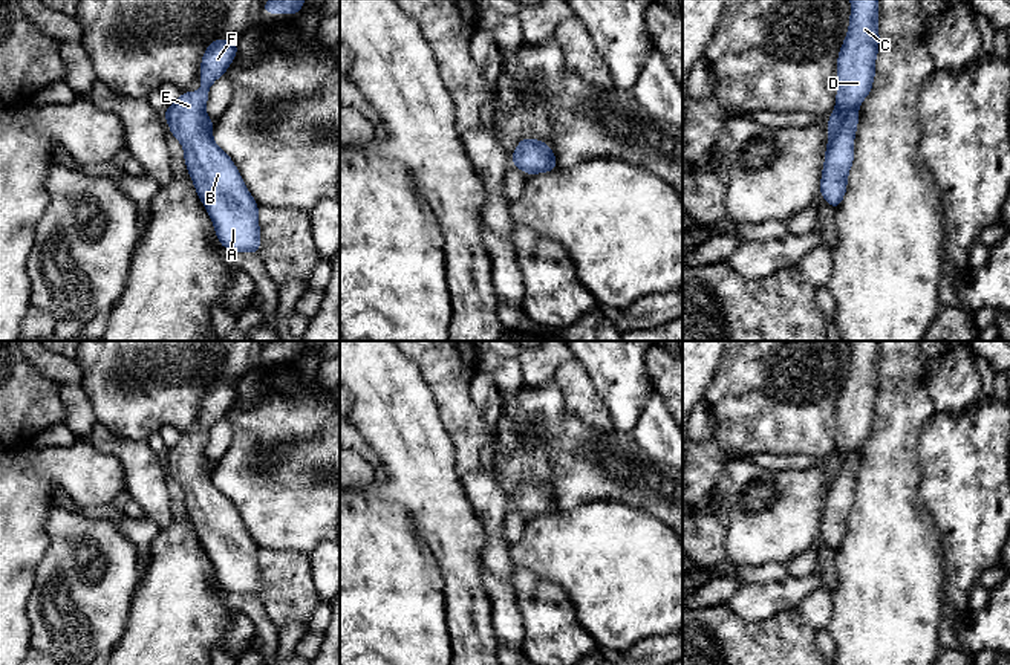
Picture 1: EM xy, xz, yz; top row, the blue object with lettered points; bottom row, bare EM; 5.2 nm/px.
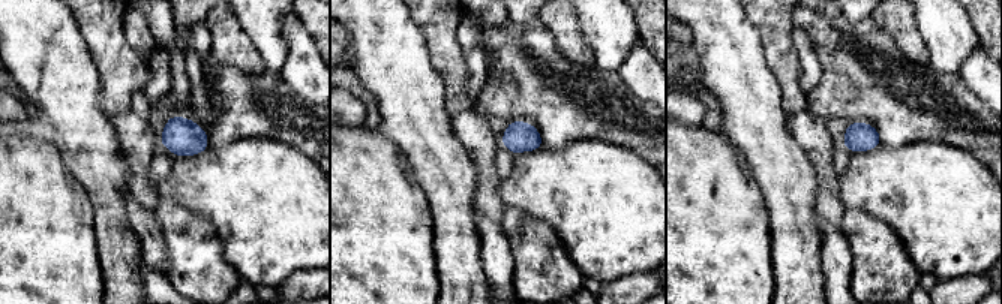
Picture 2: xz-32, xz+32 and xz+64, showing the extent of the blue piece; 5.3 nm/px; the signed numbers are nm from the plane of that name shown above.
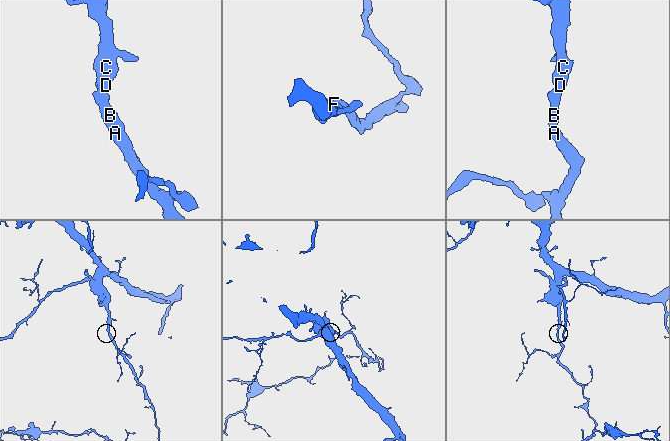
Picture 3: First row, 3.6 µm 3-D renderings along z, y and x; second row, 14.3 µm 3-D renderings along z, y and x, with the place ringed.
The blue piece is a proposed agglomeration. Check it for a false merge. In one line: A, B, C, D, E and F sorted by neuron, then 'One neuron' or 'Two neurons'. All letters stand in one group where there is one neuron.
Groups: A B C D E F. One neuron

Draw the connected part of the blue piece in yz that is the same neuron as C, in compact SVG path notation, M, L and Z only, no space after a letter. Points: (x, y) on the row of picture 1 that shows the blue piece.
M849 0L848 34L837 55L836 110L828 118L828 144L820 179L820 196L837 209L845 197L854 162L858 107L872 92L880 46L878 0Z

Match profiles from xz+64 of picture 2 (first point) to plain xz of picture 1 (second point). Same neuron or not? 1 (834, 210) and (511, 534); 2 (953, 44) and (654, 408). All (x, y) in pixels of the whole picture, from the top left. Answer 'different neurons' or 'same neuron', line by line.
1: different neurons
2: different neurons

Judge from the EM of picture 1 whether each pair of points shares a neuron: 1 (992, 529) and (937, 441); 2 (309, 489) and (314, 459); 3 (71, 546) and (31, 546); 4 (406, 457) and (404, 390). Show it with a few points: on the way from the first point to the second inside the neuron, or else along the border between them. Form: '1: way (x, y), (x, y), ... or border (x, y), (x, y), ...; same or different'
1: way (975, 508), (972, 485), (958, 462); same
2: way (314, 482), (314, 467); same
3: border (49, 509), (49, 546), (35, 567), (35, 580); different
4: way (406, 441), (404, 407); same

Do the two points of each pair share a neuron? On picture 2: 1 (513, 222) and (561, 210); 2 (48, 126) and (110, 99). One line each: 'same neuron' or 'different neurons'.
1: different neurons
2: different neurons

